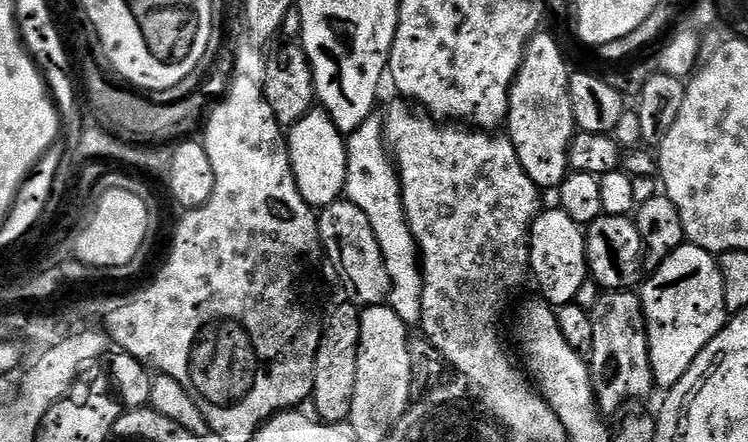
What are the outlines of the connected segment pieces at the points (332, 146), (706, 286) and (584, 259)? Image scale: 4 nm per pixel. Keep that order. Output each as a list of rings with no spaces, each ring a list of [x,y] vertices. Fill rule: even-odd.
[[[323,110],[309,112],[298,123],[291,125],[286,139],[288,142],[288,157],[292,163],[292,173],[304,201],[313,210],[319,210],[325,208],[327,204],[333,204],[335,200],[341,199],[345,195],[344,183],[348,177],[348,145],[345,137],[334,126],[334,122],[329,118],[328,113]]]
[[[684,243],[662,262],[662,266],[651,269],[638,292],[648,320],[648,341],[650,342],[650,364],[656,379],[657,389],[670,390],[682,382],[682,374],[694,366],[694,358],[710,346],[710,342],[728,325],[730,313],[726,306],[726,294],[722,286],[719,259],[713,253],[702,250],[697,244]]]
[[[552,206],[552,209],[541,211],[540,215],[532,224],[532,245],[530,246],[530,269],[534,280],[540,283],[539,295],[543,297],[547,303],[553,306],[562,304],[571,304],[576,299],[579,287],[582,286],[584,280],[589,279],[588,255],[586,254],[586,246],[584,238],[586,232],[581,225],[574,222],[574,218],[570,218],[570,214],[560,211],[559,207]]]

